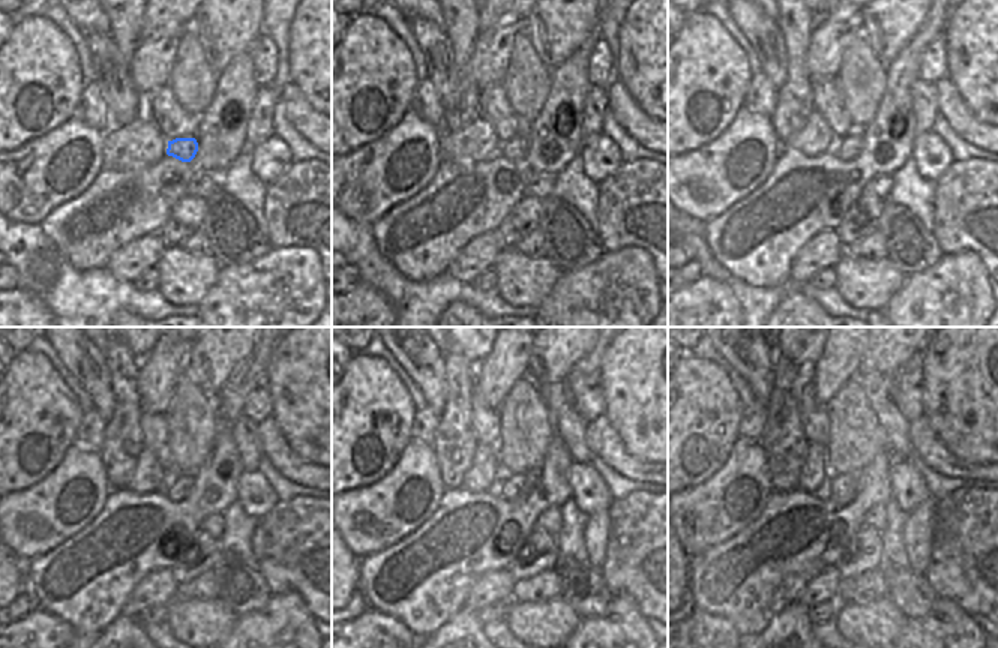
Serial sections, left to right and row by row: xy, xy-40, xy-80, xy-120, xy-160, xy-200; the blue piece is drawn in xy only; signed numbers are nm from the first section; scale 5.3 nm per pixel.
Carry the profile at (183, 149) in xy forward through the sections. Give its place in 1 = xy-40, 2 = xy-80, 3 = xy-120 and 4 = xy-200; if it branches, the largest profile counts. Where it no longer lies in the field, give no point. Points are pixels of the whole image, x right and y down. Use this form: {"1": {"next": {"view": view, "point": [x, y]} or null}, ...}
{"1": {"next": {"view": "xy-40", "point": [515, 149]}}, "2": {"next": {"view": "xy-80", "point": [847, 149]}}, "3": {"next": {"view": "xy-120", "point": [176, 486]}}, "4": {"next": {"view": "xy-200", "point": [839, 489]}}}

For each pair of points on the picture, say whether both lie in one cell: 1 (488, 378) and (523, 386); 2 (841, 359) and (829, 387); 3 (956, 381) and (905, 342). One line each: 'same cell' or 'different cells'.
1: different cells
2: same cell
3: different cells

